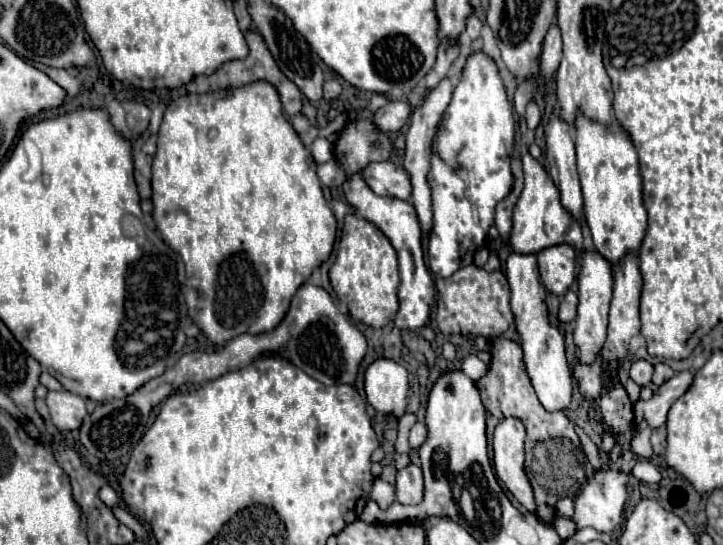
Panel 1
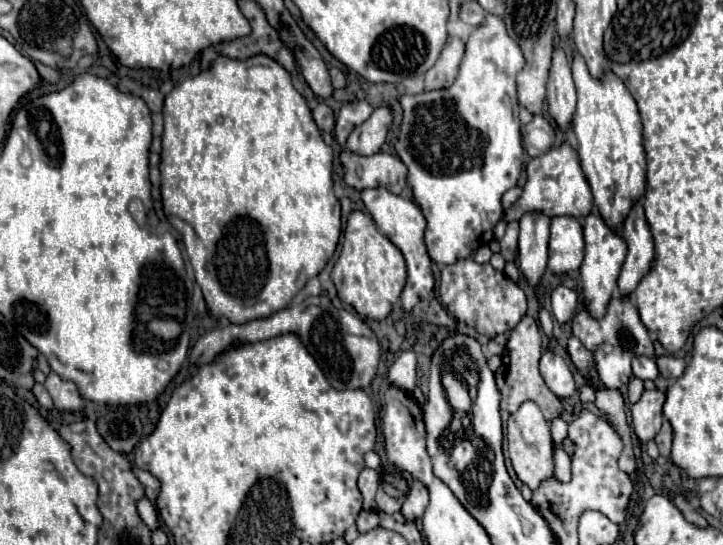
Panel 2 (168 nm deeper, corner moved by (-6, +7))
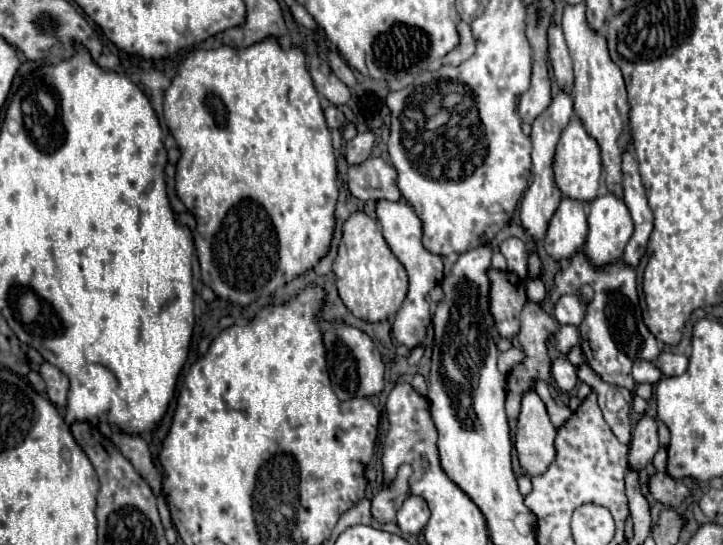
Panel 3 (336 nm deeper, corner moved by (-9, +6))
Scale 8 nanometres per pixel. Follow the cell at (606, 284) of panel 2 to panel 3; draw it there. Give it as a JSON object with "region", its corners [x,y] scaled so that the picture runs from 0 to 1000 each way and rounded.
{"region":[[[851,356],[826,360],[815,374],[815,429],[809,440],[812,466],[823,481],[851,481],[876,429],[876,404],[862,363]]]}

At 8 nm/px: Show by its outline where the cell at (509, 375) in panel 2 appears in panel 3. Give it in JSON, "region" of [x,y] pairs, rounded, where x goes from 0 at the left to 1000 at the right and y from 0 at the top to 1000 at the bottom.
{"region":[[[729,550],[723,572],[721,572],[721,606],[718,606],[718,628],[721,628],[721,639],[726,646],[726,661],[710,675],[710,683],[704,686],[701,694],[701,738],[698,738],[698,756],[701,756],[701,767],[704,771],[715,771],[718,763],[718,741],[721,741],[721,730],[723,723],[737,712],[737,701],[743,694],[748,697],[757,697],[759,701],[759,679],[762,679],[762,661],[757,653],[757,617],[759,609],[770,609],[773,606],[773,594],[740,554]]]}

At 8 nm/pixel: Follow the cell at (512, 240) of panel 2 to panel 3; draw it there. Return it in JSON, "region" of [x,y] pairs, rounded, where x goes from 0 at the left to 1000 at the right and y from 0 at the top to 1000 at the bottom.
{"region":[[[704,437],[693,448],[693,466],[701,473],[701,495],[712,499],[718,510],[729,506],[729,451],[715,440]]]}

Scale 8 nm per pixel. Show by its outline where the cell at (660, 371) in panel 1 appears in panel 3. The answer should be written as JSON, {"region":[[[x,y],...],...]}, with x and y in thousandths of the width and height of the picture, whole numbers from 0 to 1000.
{"region":[[[914,646],[911,657],[906,661],[906,672],[917,683],[917,690],[945,686],[945,679],[950,679],[950,653],[931,650],[931,646]]]}

